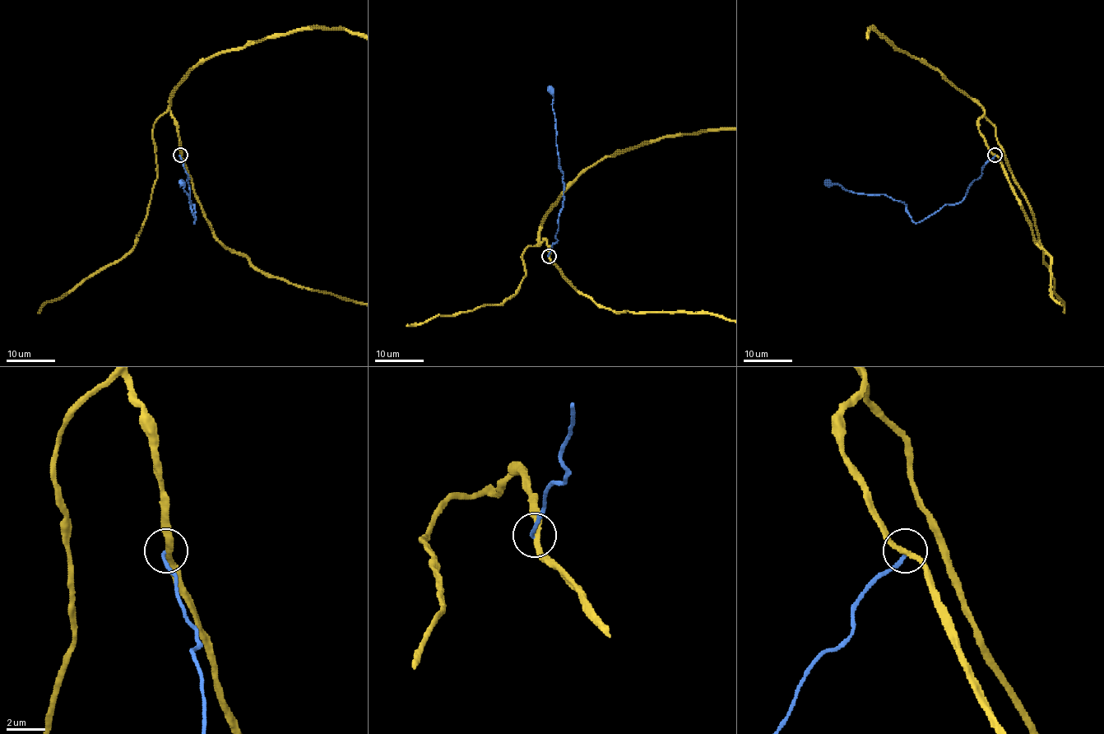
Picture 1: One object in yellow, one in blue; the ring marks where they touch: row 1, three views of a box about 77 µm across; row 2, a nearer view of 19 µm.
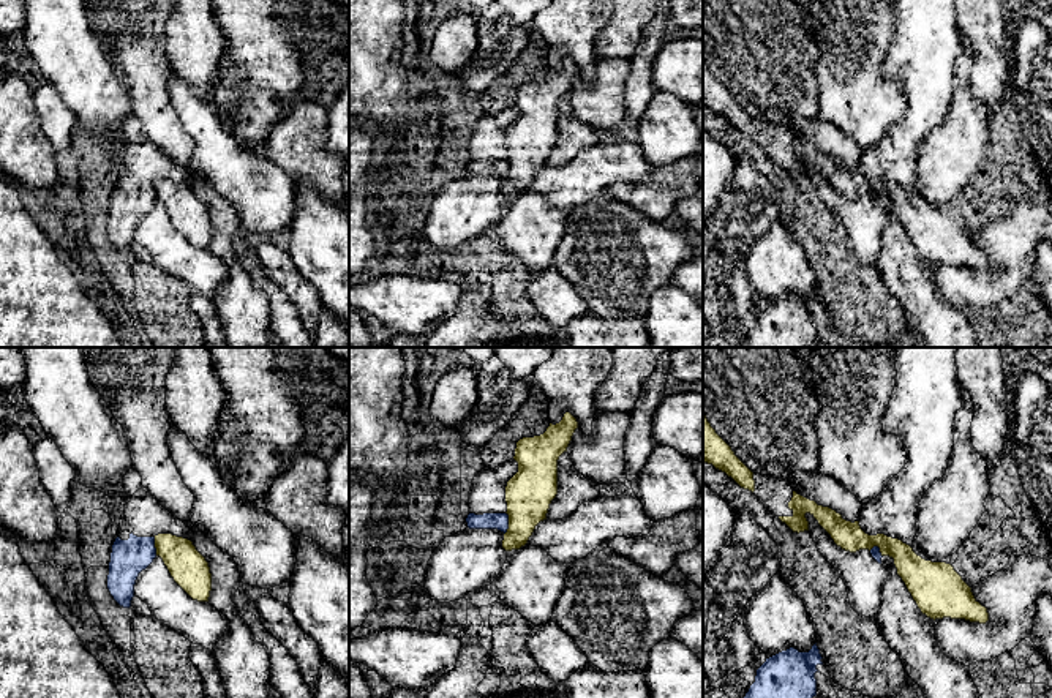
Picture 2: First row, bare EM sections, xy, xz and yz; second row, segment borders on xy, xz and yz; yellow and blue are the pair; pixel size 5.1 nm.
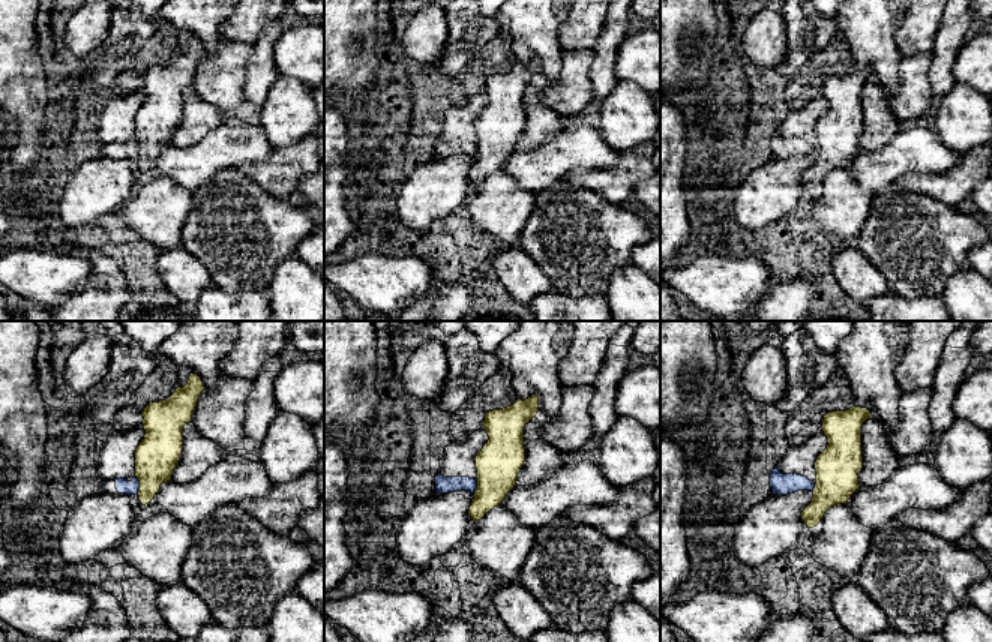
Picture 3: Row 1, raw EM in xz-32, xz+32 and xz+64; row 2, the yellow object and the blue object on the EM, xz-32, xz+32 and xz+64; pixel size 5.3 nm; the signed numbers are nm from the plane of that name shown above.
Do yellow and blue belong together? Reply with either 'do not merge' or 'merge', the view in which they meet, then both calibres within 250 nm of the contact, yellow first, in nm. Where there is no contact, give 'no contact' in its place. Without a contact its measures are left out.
do not merge | xz | 240/90 nm

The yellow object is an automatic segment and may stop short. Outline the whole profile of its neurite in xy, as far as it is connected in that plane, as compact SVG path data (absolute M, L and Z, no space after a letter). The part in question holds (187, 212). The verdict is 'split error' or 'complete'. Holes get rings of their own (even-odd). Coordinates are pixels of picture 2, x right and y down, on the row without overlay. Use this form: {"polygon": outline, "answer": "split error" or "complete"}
{"polygon": "M158 180L155 182L155 194L174 227L193 246L209 248L212 237L210 213L193 188L172 180Z", "answer": "complete"}

